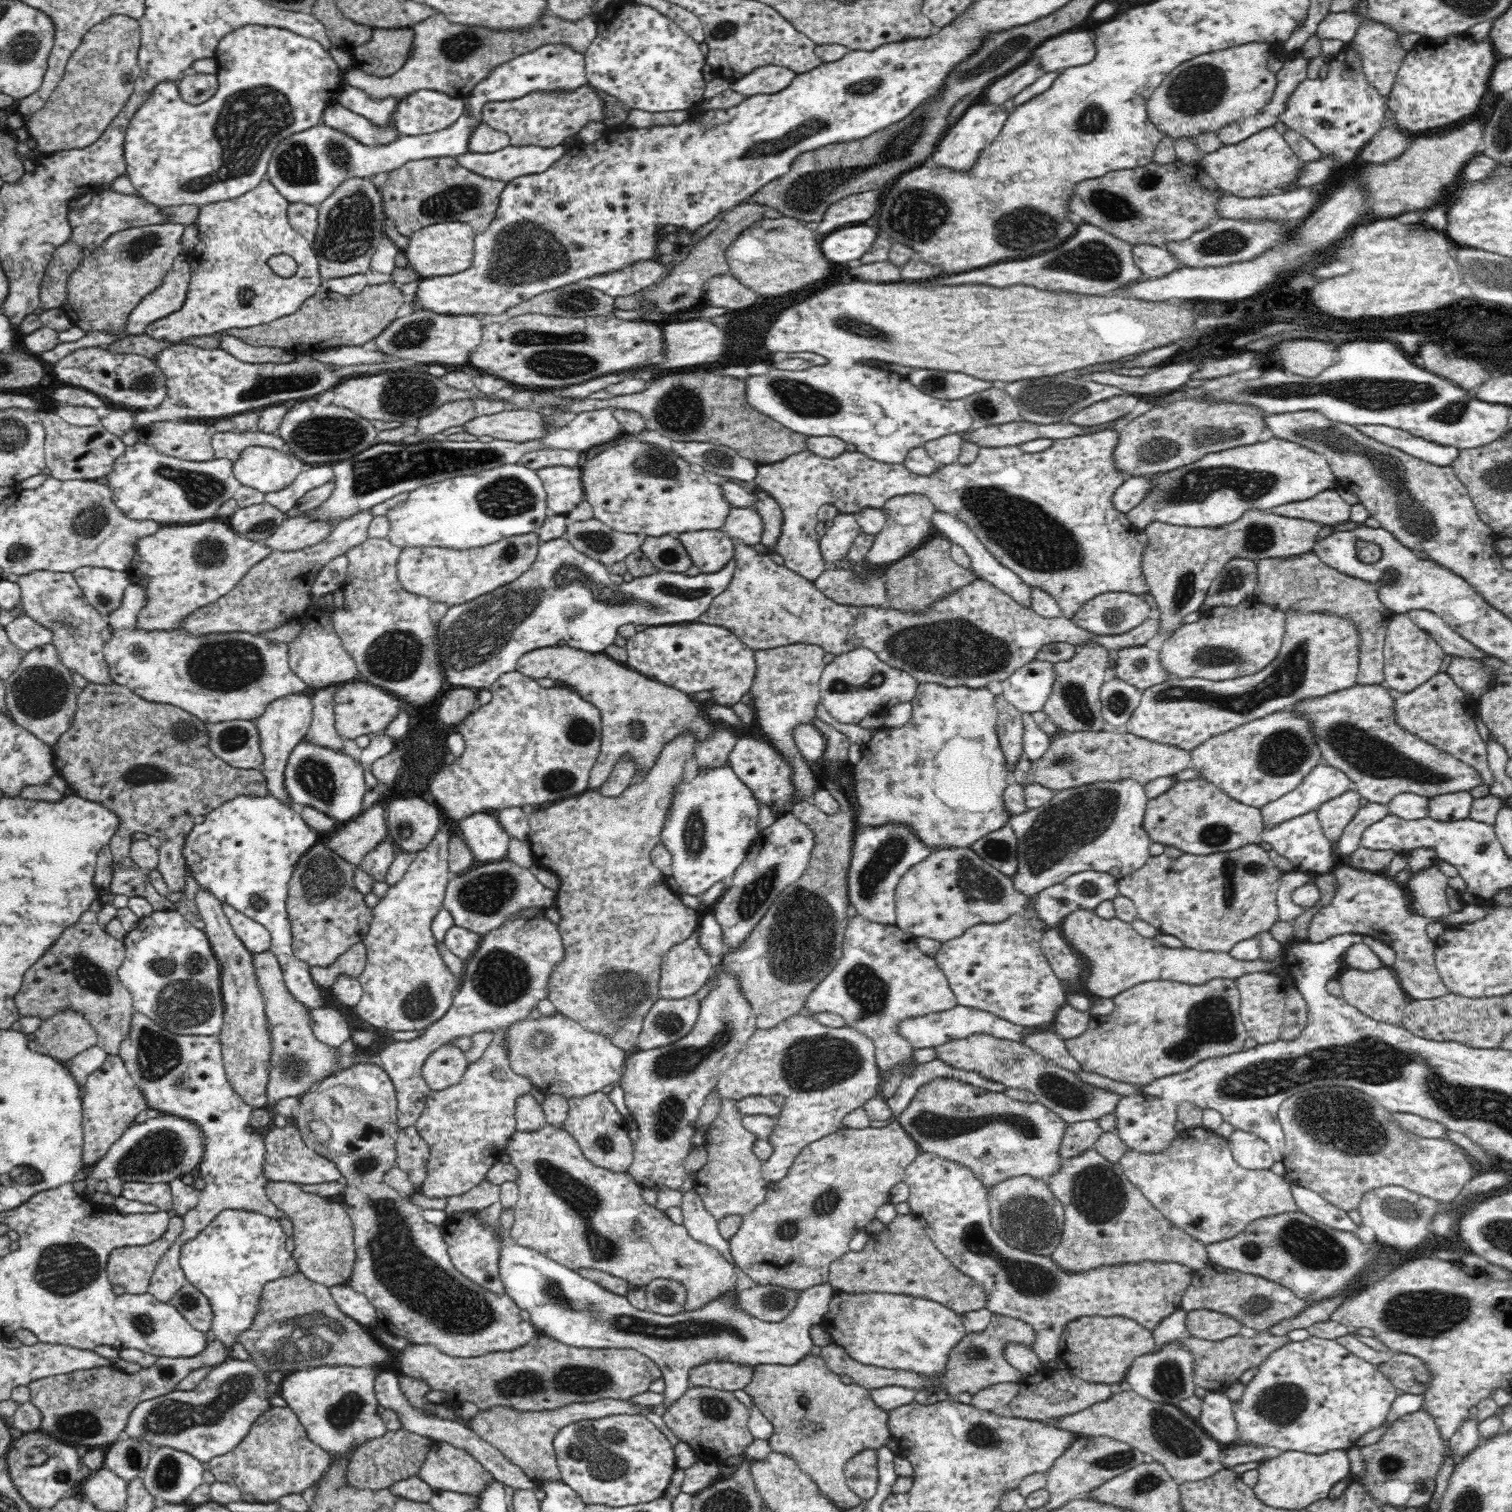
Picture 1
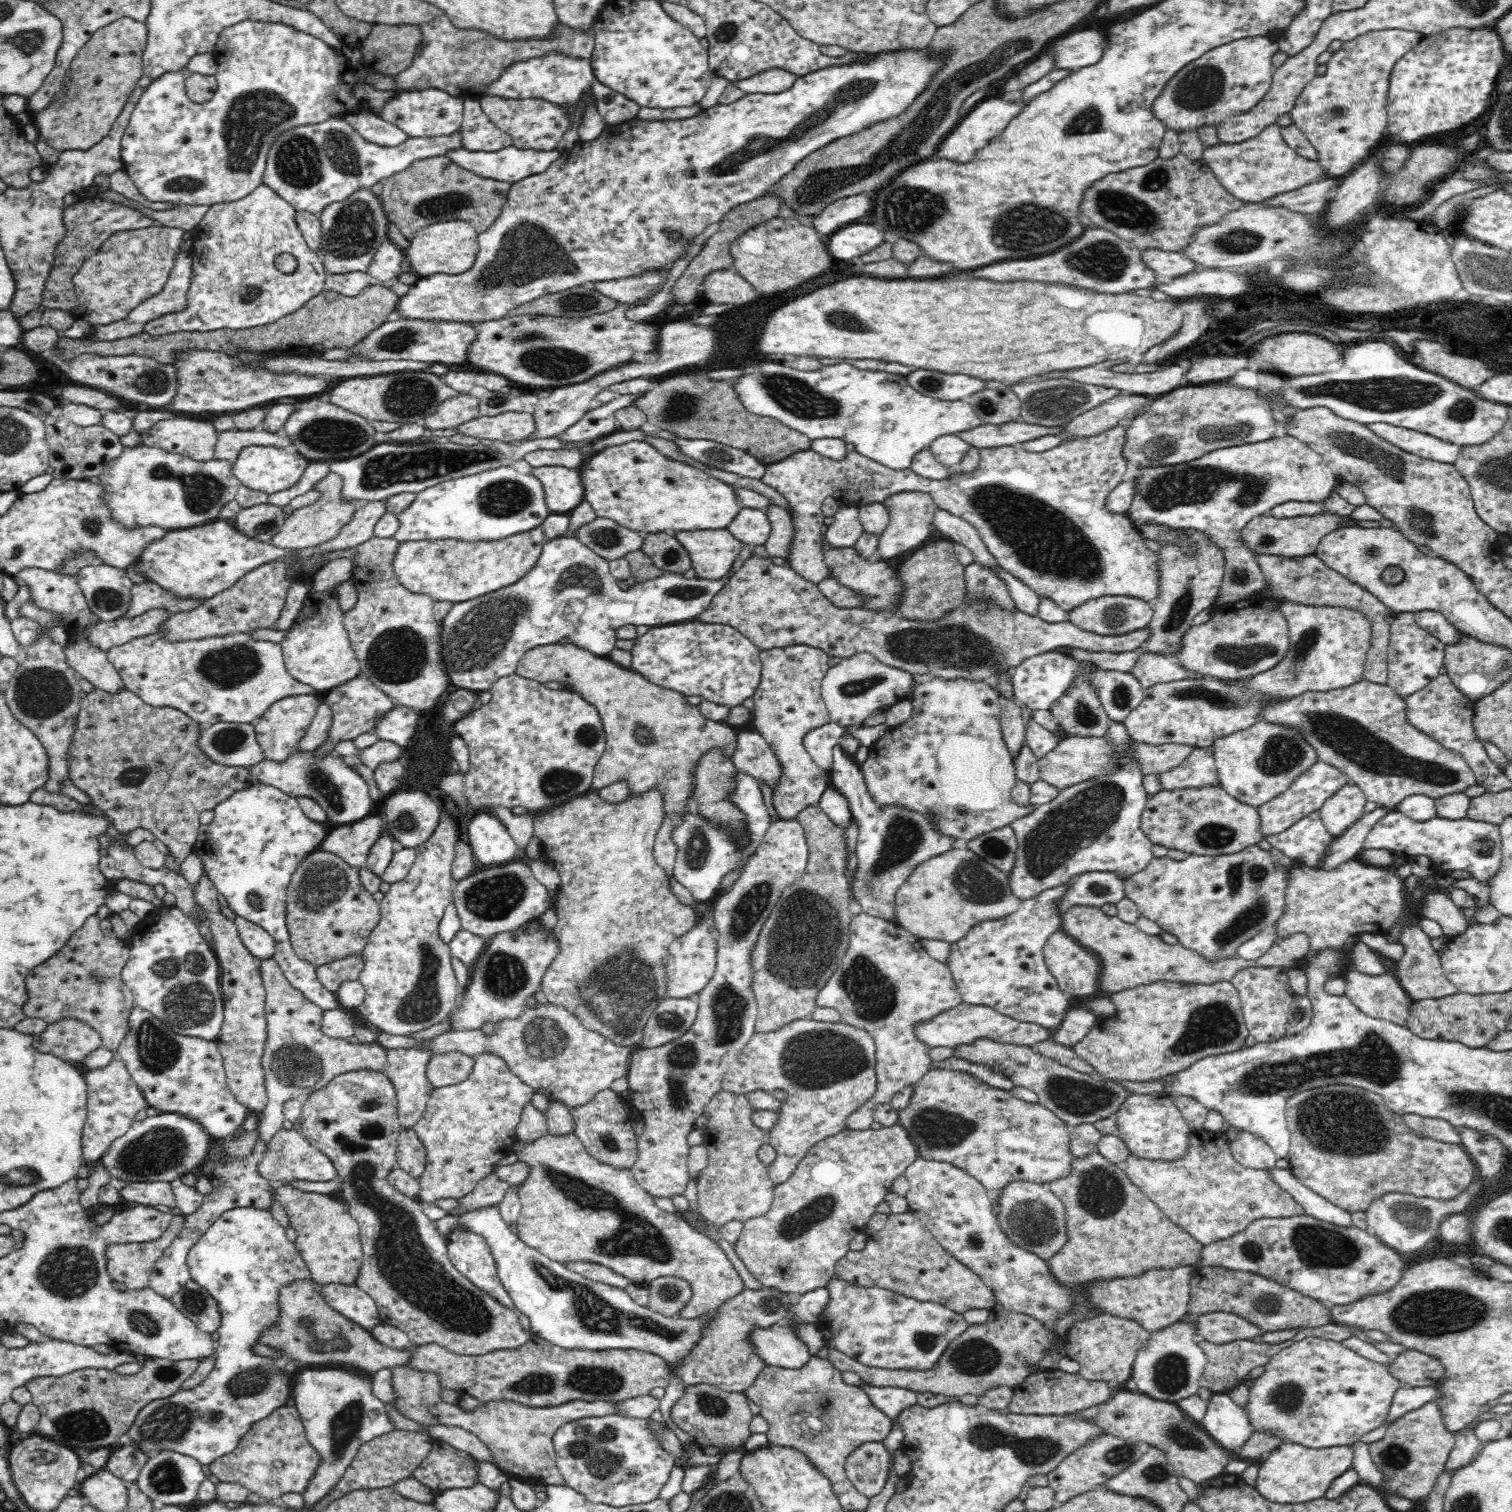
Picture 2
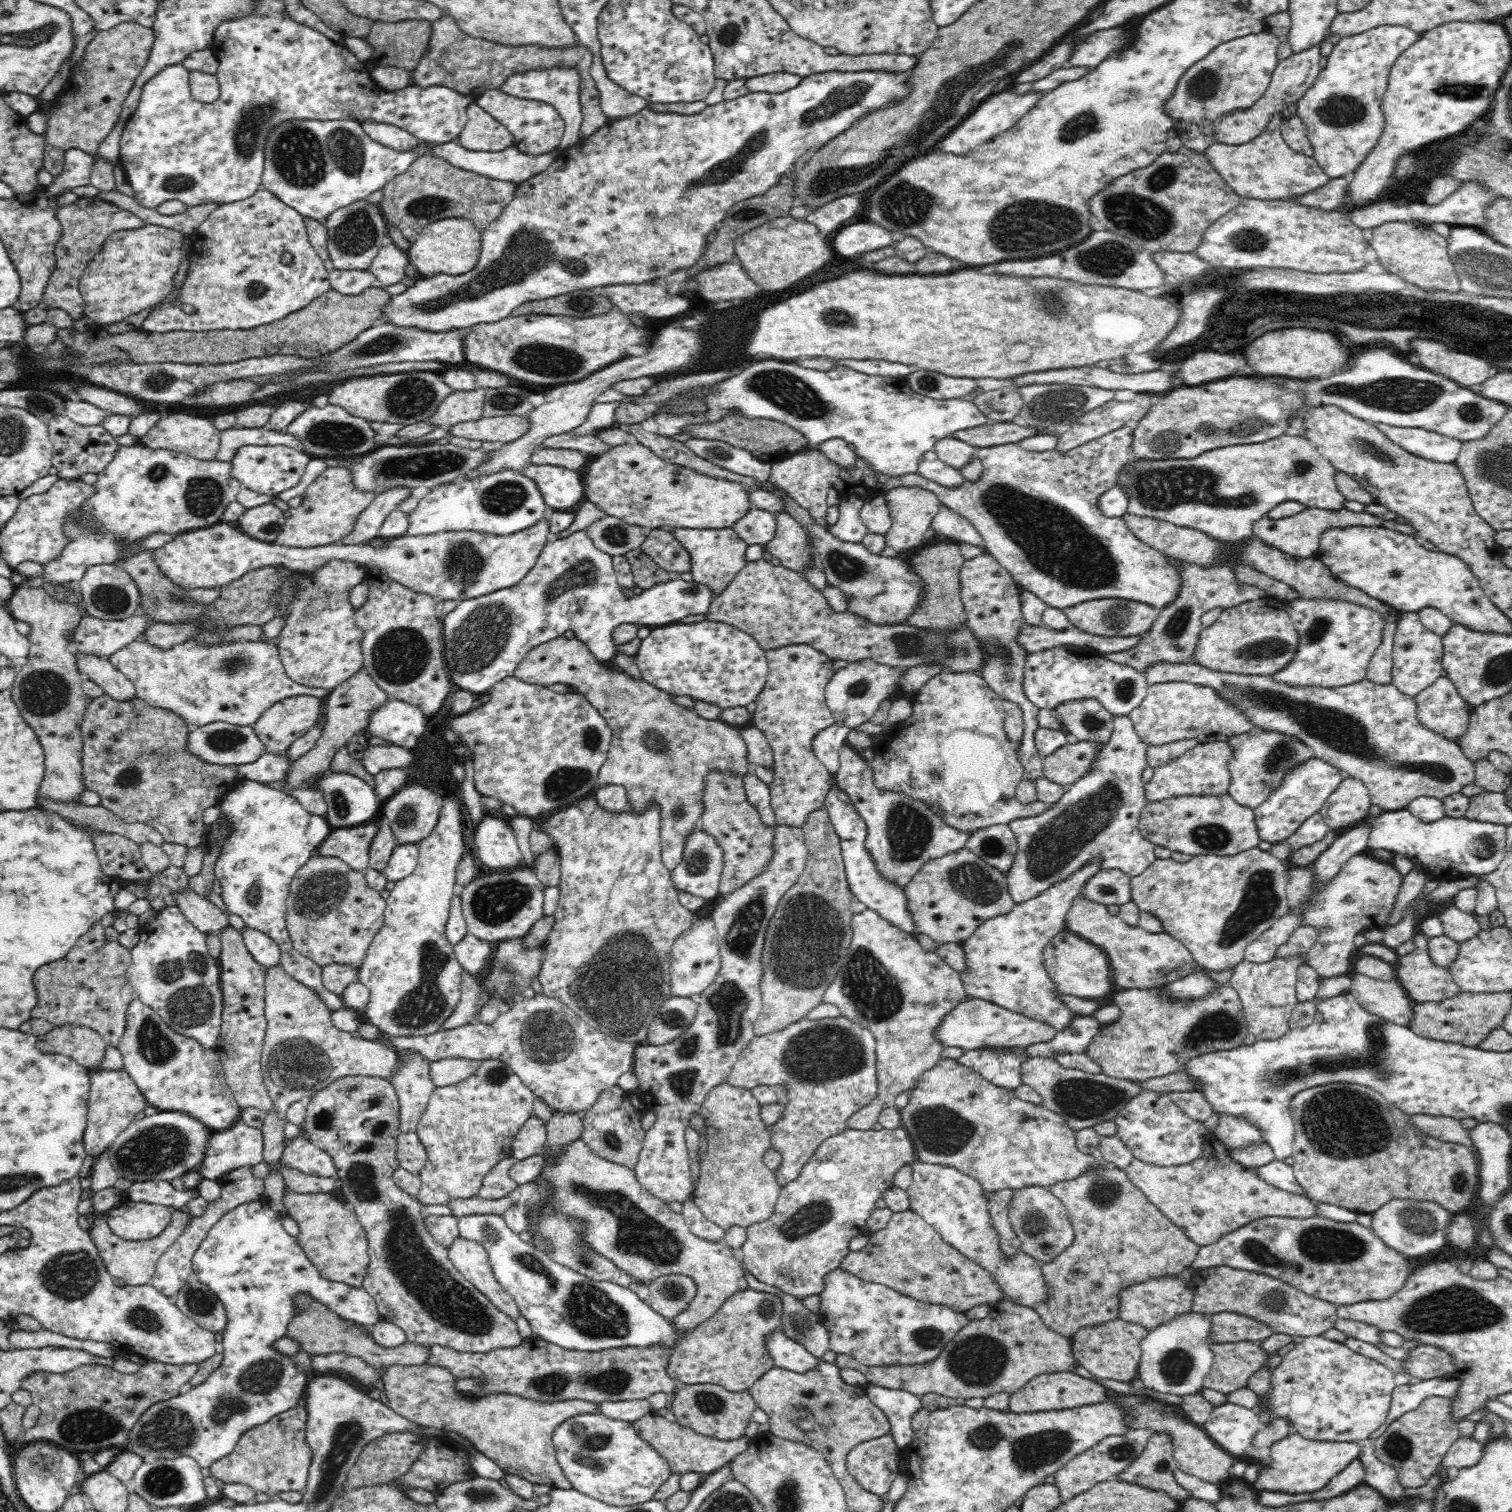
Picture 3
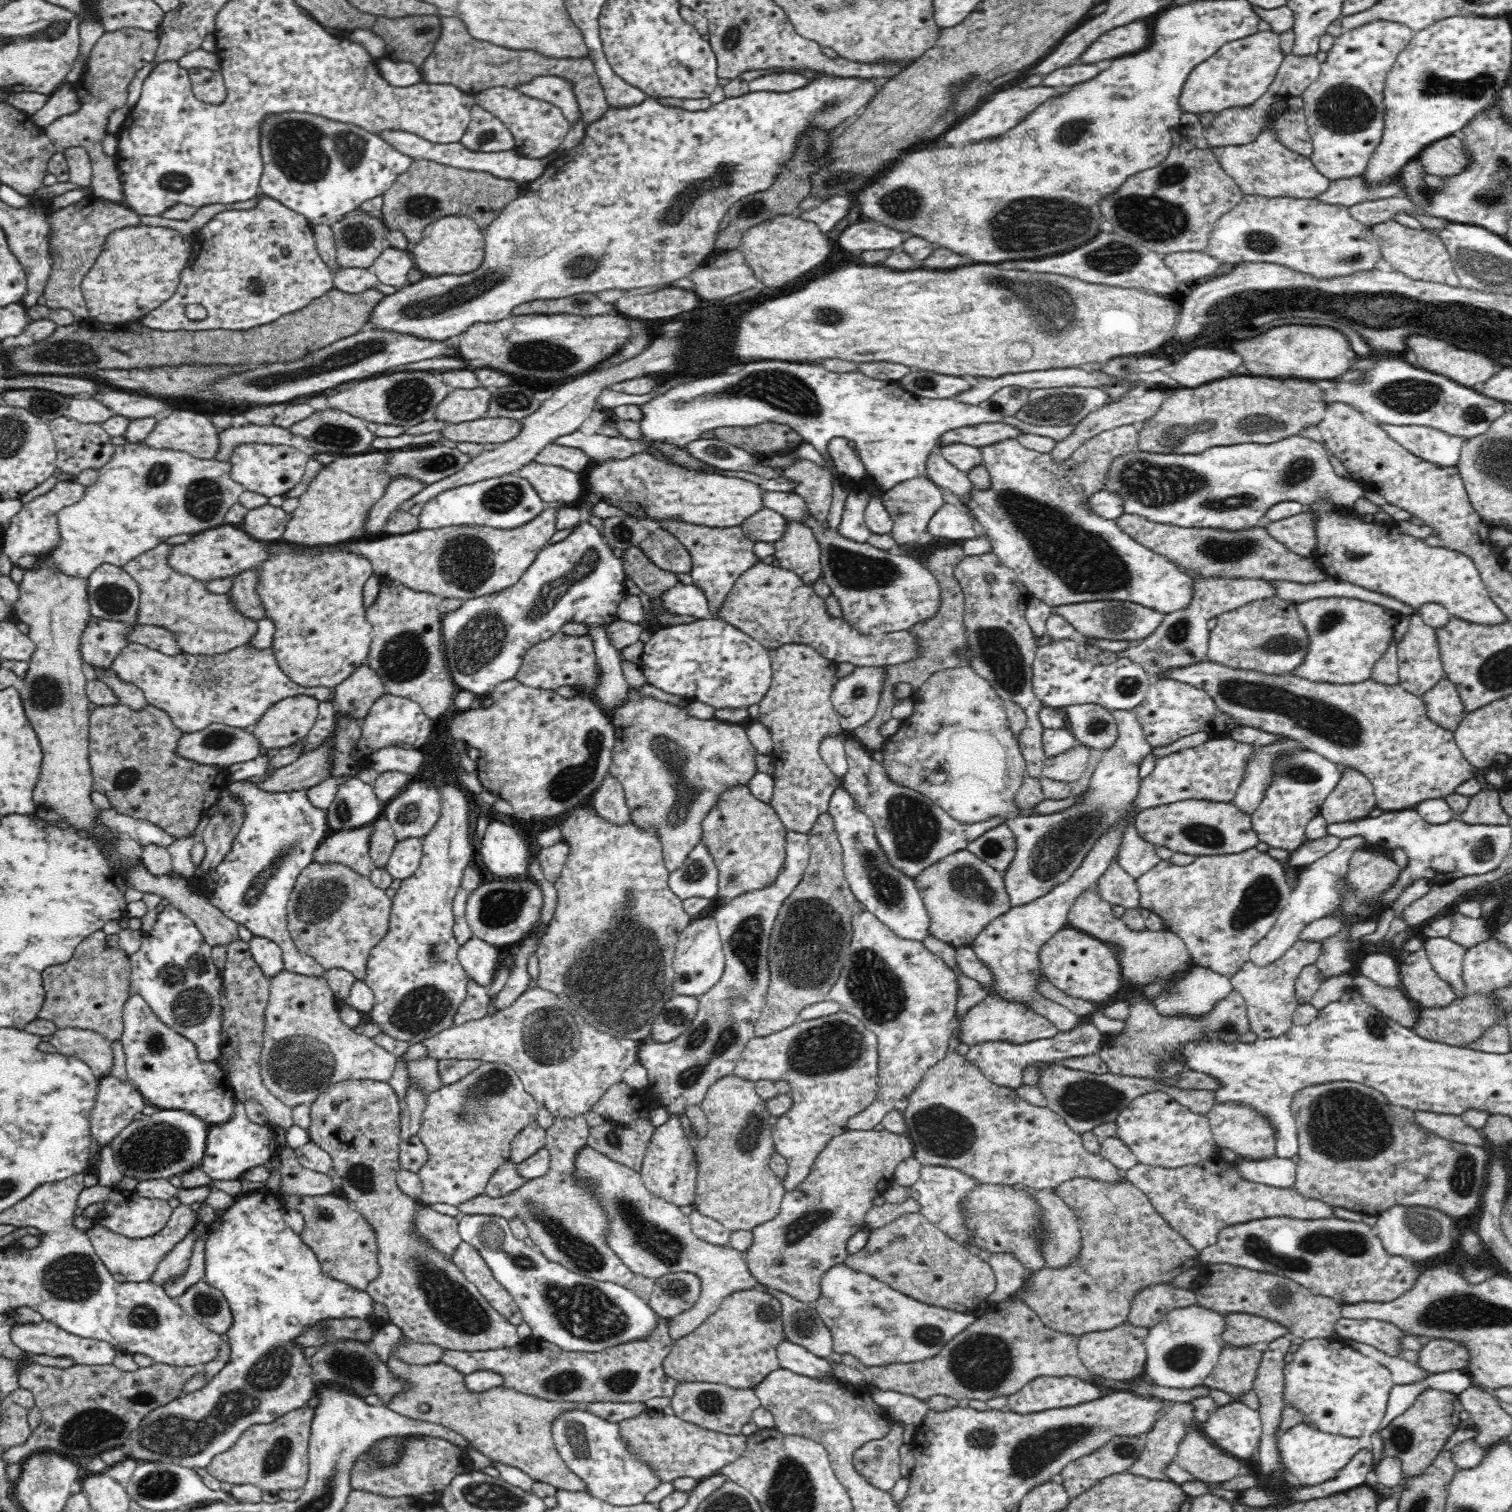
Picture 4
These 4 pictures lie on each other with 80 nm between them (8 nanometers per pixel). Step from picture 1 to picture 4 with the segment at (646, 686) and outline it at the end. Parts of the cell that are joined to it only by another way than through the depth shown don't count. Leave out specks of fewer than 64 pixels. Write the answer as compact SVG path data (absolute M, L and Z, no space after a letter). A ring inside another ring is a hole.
M561 631L532 646L525 654L515 679L532 688L553 690L560 686L584 686L590 692L598 682L599 664L591 634L574 636ZM634 688L629 690L629 699L623 707L614 709L613 713L605 712L608 717L611 716L616 738L609 774L623 784L630 821L638 829L652 829L658 835L665 867L671 873L684 864L697 844L702 843L702 821L716 806L721 794L737 786L747 786L758 772L754 760L757 748L747 730L737 723L718 721L716 718L694 718L684 708L654 698L643 698Z

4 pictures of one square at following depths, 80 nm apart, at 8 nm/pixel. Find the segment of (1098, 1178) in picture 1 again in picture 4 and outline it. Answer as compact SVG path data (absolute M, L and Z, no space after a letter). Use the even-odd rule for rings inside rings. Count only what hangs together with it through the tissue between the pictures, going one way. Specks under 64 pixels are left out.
M1084 1177L1075 1178L1058 1185L1057 1196L1060 1197L1061 1201L1072 1209L1076 1215L1082 1233L1083 1249L1080 1253L1081 1257L1077 1261L1070 1263L1067 1267L1056 1267L1055 1269L1052 1267L1044 1267L1042 1270L1032 1273L1023 1286L1020 1286L1015 1293L1015 1297L1024 1301L1042 1319L1042 1322L1052 1330L1068 1334L1083 1335L1086 1333L1116 1328L1119 1324L1128 1321L1127 1318L1132 1306L1131 1302L1142 1289L1155 1285L1156 1283L1171 1283L1176 1276L1182 1274L1185 1270L1194 1267L1198 1262L1199 1250L1194 1249L1194 1247L1192 1247L1180 1233L1172 1229L1172 1227L1166 1223L1166 1220L1164 1220L1158 1212L1154 1211L1148 1197L1130 1181L1110 1184L1097 1181L1096 1179Z

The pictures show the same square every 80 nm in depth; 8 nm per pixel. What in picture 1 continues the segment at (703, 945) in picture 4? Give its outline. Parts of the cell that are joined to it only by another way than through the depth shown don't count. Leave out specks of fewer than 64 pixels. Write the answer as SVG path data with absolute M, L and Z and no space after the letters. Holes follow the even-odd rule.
M700 928L684 941L672 946L664 956L660 977L660 997L667 1000L679 1000L695 996L709 982L715 968L716 959L706 953L700 941Z

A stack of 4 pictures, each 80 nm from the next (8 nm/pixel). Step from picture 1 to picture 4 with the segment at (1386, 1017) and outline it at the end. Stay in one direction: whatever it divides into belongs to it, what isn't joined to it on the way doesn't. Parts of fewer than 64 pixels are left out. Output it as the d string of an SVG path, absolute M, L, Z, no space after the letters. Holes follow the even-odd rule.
M1357 975L1354 979L1354 991L1362 995L1362 1000L1379 1010L1384 1016L1399 1022L1409 1029L1414 1028L1418 1020L1418 1012L1404 992L1383 988L1378 983Z

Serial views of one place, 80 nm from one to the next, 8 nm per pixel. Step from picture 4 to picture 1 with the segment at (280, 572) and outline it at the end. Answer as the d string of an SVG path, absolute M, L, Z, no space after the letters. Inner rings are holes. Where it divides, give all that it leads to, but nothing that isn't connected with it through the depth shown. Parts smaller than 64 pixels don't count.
M311 603L307 610L298 616L305 622L302 630L298 630L300 634L296 634L296 638L287 643L288 666L297 677L307 683L311 691L359 679L355 660L342 646L342 639L334 630L332 613L330 608Z

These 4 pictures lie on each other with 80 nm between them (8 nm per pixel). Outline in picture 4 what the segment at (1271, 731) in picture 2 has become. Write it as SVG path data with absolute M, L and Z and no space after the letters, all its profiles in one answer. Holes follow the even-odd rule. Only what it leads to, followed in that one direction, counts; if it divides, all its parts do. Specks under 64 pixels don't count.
M1284 739L1268 746L1256 747L1255 755L1246 767L1244 780L1233 798L1232 803L1238 807L1238 811L1251 815L1260 806L1264 792L1272 780L1272 760L1276 760L1280 752L1299 745L1294 739Z

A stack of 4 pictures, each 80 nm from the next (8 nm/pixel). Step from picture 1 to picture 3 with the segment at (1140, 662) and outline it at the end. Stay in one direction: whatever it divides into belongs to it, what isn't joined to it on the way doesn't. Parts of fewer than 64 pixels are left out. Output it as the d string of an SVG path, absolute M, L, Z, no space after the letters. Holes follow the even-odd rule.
M1159 662L1150 665L1143 673L1149 685L1160 682L1189 682L1214 689L1222 701L1240 709L1254 729L1292 736L1309 746L1316 757L1340 769L1345 776L1359 778L1368 787L1372 804L1384 811L1406 809L1412 799L1423 796L1443 799L1451 794L1460 793L1466 784L1475 782L1474 764L1466 758L1458 742L1424 726L1417 717L1415 697L1400 692L1394 685L1381 685L1366 678L1336 688L1292 686L1278 682L1272 676L1220 672L1210 670L1196 662L1180 664Z

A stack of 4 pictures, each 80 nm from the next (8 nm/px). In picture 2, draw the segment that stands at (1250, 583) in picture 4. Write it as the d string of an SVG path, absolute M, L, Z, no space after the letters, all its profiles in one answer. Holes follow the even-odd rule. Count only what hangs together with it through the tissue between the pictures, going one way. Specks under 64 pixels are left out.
M1188 530L1189 538L1197 544L1197 555L1184 555L1176 547L1164 543L1160 550L1159 571L1162 582L1160 582L1160 596L1152 604L1153 617L1150 621L1150 636L1144 644L1130 652L1099 653L1080 648L1057 648L1056 651L1064 652L1071 657L1082 661L1093 662L1100 668L1108 670L1121 670L1128 672L1137 663L1137 660L1146 653L1158 655L1177 654L1183 649L1183 638L1194 626L1194 617L1206 608L1216 608L1217 600L1222 596L1222 580L1224 580L1225 558L1222 549L1210 541L1210 537L1202 531Z

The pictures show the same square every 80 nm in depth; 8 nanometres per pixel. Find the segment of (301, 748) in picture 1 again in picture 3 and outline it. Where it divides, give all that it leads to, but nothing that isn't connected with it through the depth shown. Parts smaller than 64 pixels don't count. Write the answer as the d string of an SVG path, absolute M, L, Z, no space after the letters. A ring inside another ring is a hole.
M265 752L260 758L248 764L236 765L240 780L256 780L256 782L282 782L291 762L284 755ZM331 773L322 777L316 784L323 790L327 802L326 820L332 829L355 827L381 819L382 801L377 798L373 786L357 776L346 773Z

